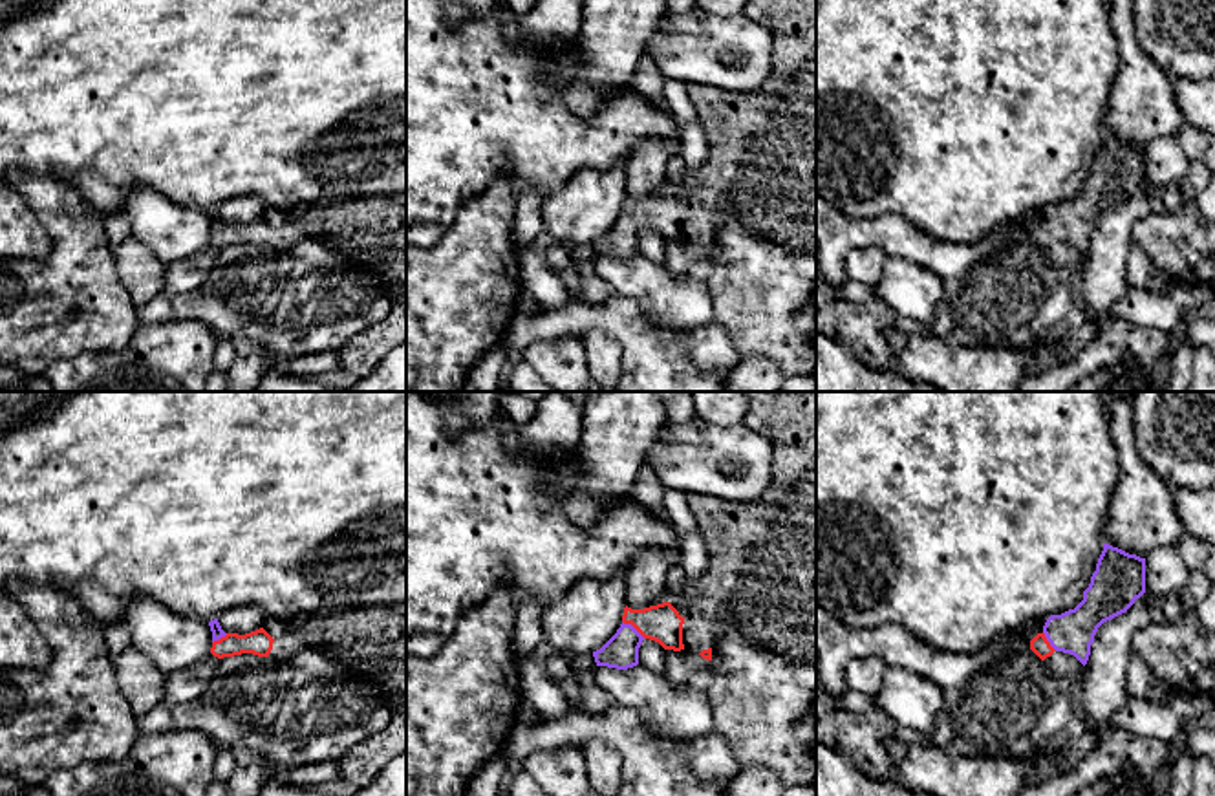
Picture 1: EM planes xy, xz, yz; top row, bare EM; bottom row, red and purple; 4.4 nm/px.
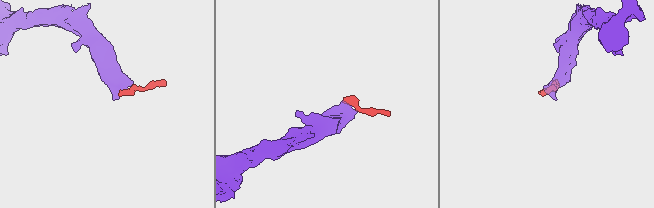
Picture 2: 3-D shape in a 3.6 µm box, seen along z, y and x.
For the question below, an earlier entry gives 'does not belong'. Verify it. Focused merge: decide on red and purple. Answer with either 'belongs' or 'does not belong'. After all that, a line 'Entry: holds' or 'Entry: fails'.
belongs
Entry: fails

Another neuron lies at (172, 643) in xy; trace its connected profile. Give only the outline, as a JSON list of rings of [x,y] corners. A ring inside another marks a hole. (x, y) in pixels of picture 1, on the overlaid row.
[[[135,598],[124,613],[132,646],[167,677],[210,657],[209,622],[172,613],[152,598]]]

